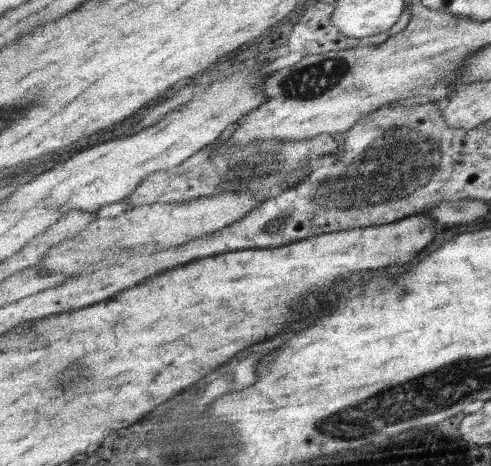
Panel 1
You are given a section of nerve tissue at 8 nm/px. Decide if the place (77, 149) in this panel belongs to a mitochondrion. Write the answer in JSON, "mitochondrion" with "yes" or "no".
{"mitochondrion":"no"}

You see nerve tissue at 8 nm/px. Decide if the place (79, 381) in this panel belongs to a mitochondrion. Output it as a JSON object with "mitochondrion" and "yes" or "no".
{"mitochondrion":"yes"}

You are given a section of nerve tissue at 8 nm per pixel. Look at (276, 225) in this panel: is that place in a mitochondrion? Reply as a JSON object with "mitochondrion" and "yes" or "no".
{"mitochondrion":"yes"}

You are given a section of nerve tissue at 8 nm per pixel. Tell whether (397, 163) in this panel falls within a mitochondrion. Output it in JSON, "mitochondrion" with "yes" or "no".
{"mitochondrion":"yes"}

